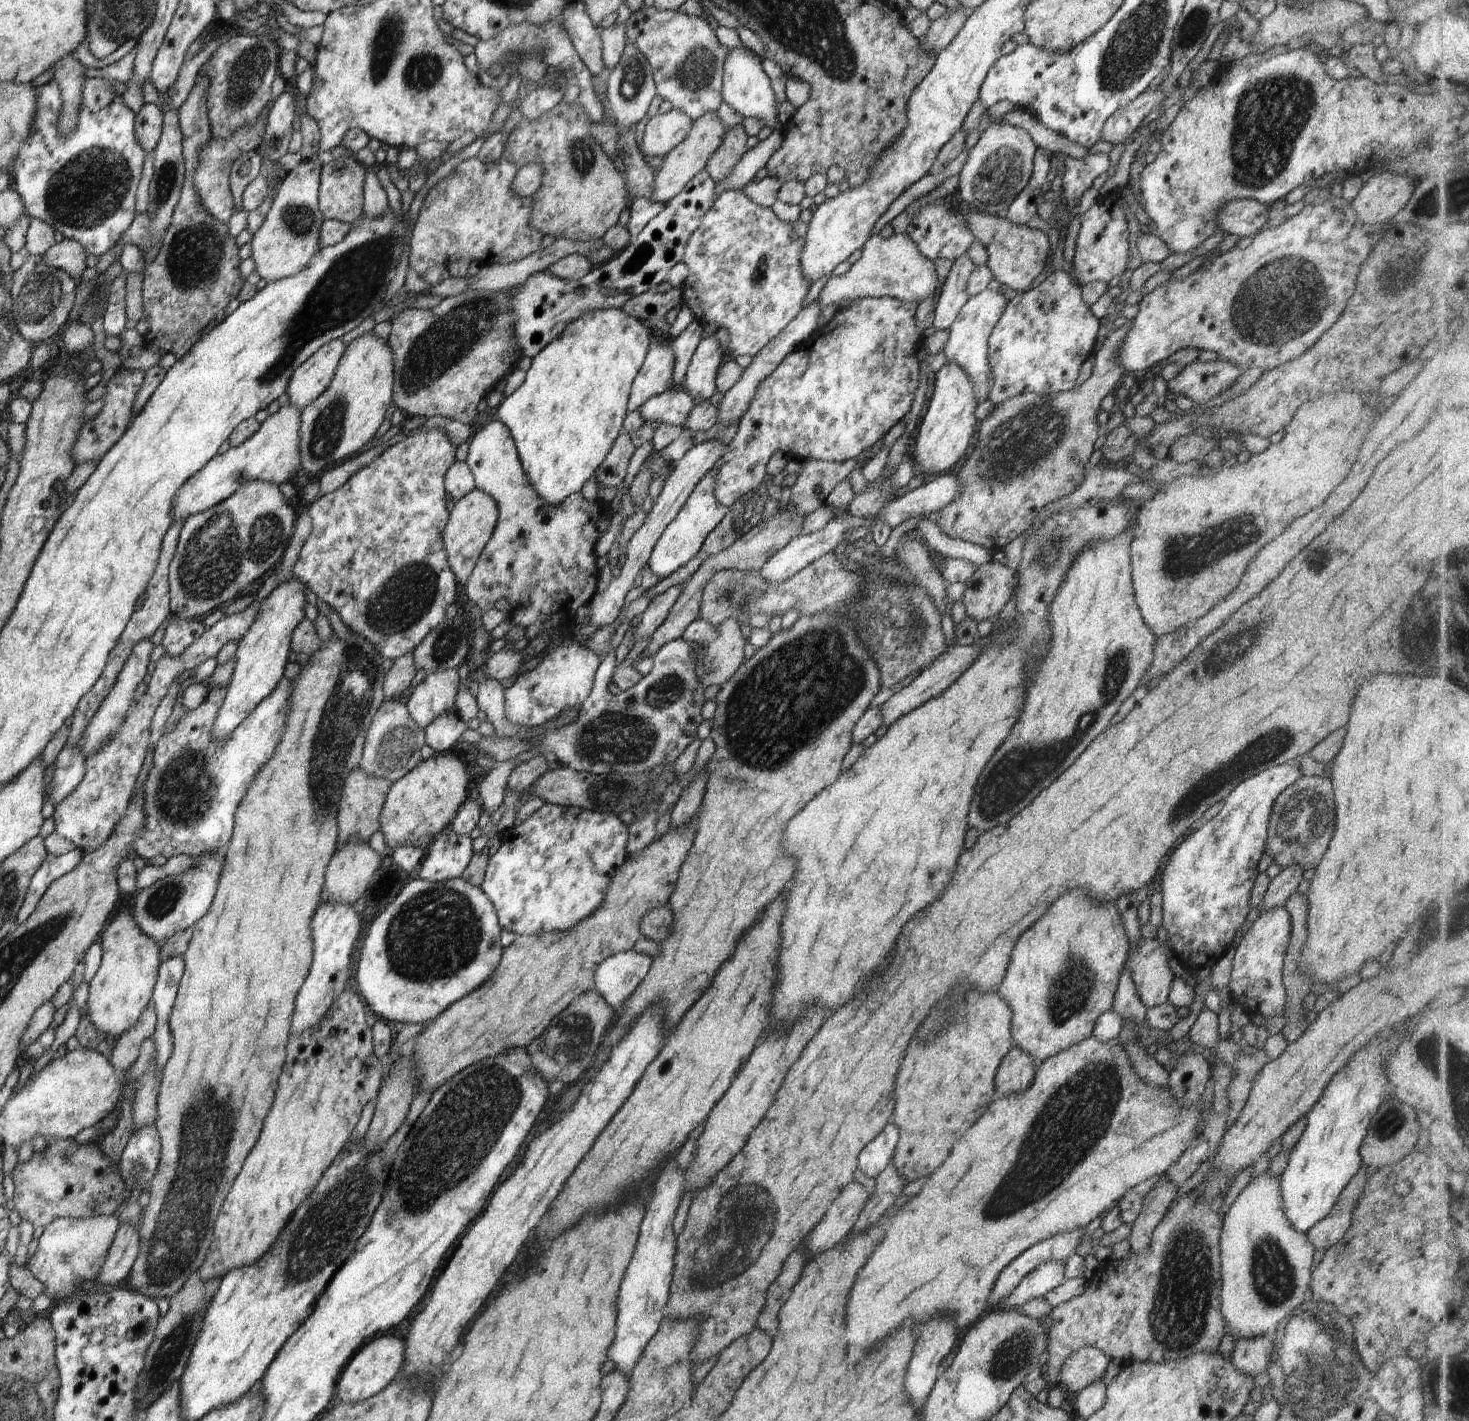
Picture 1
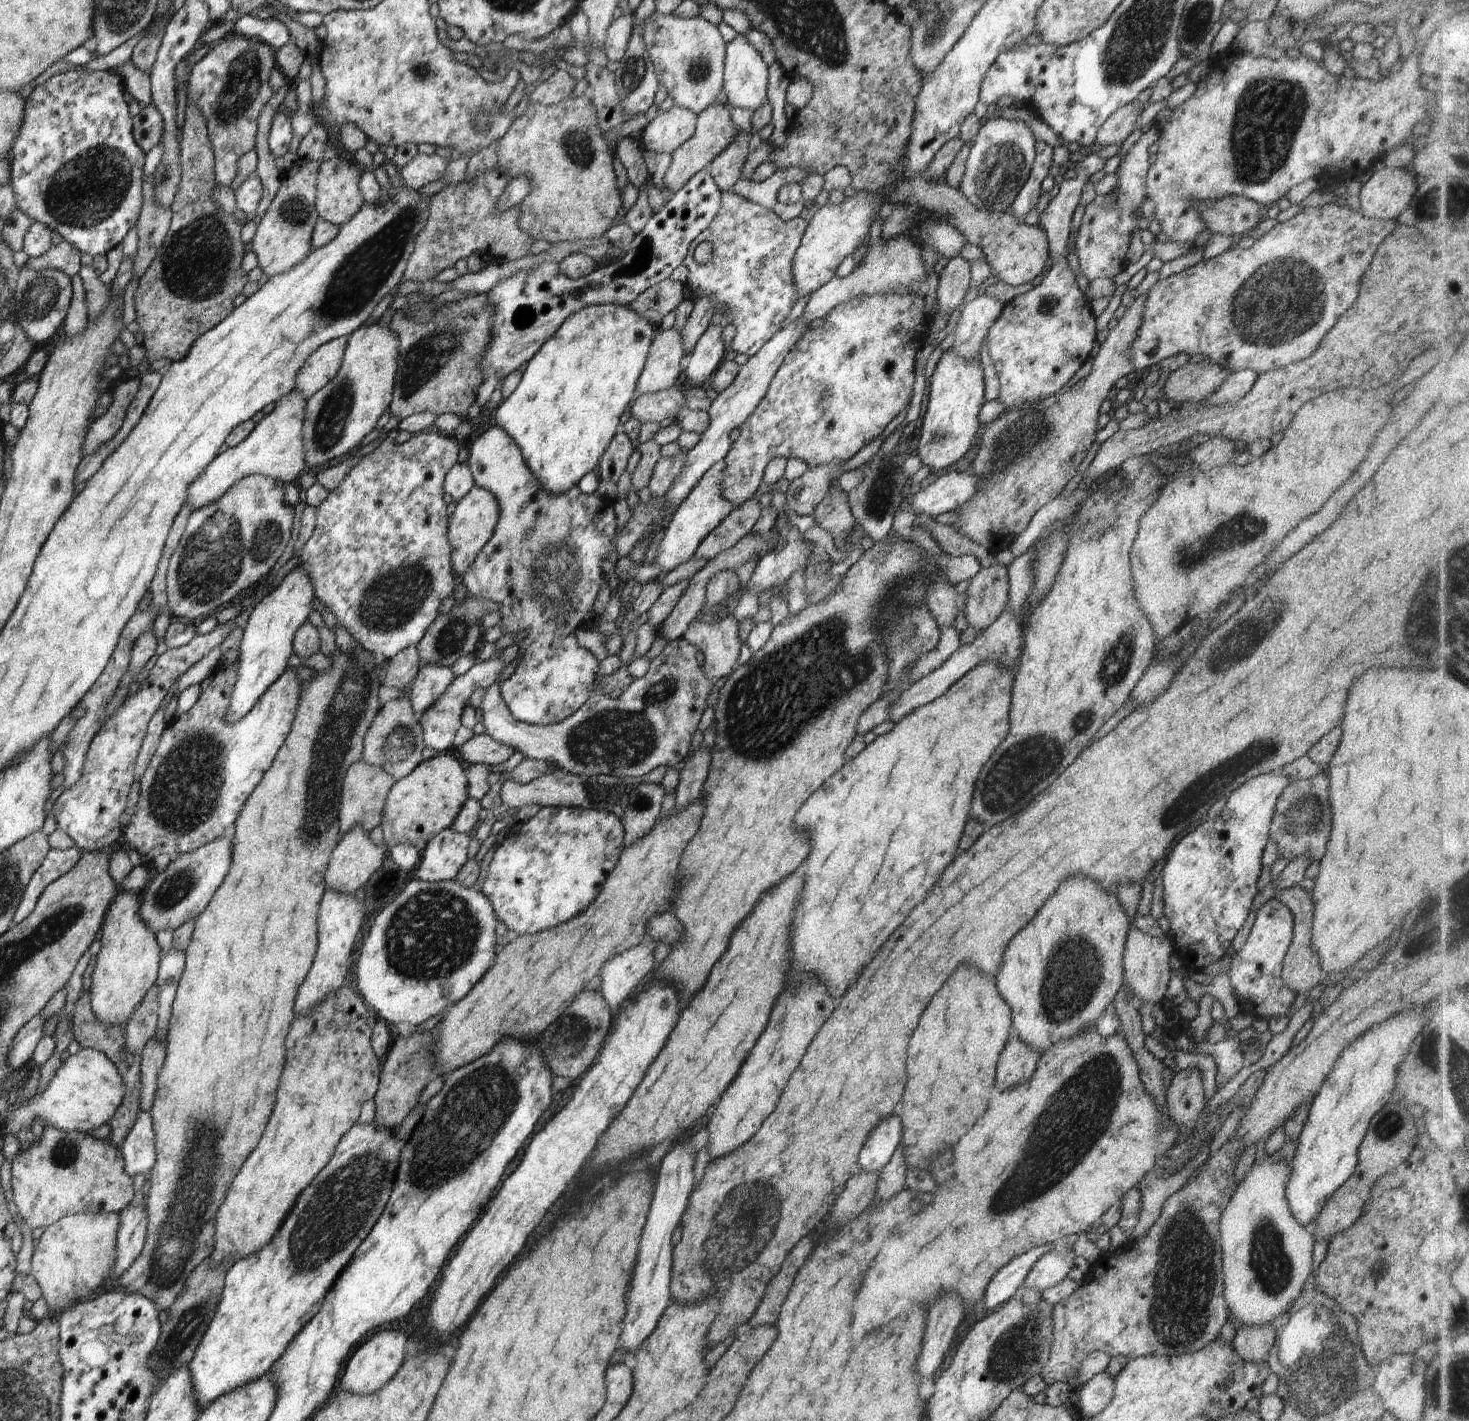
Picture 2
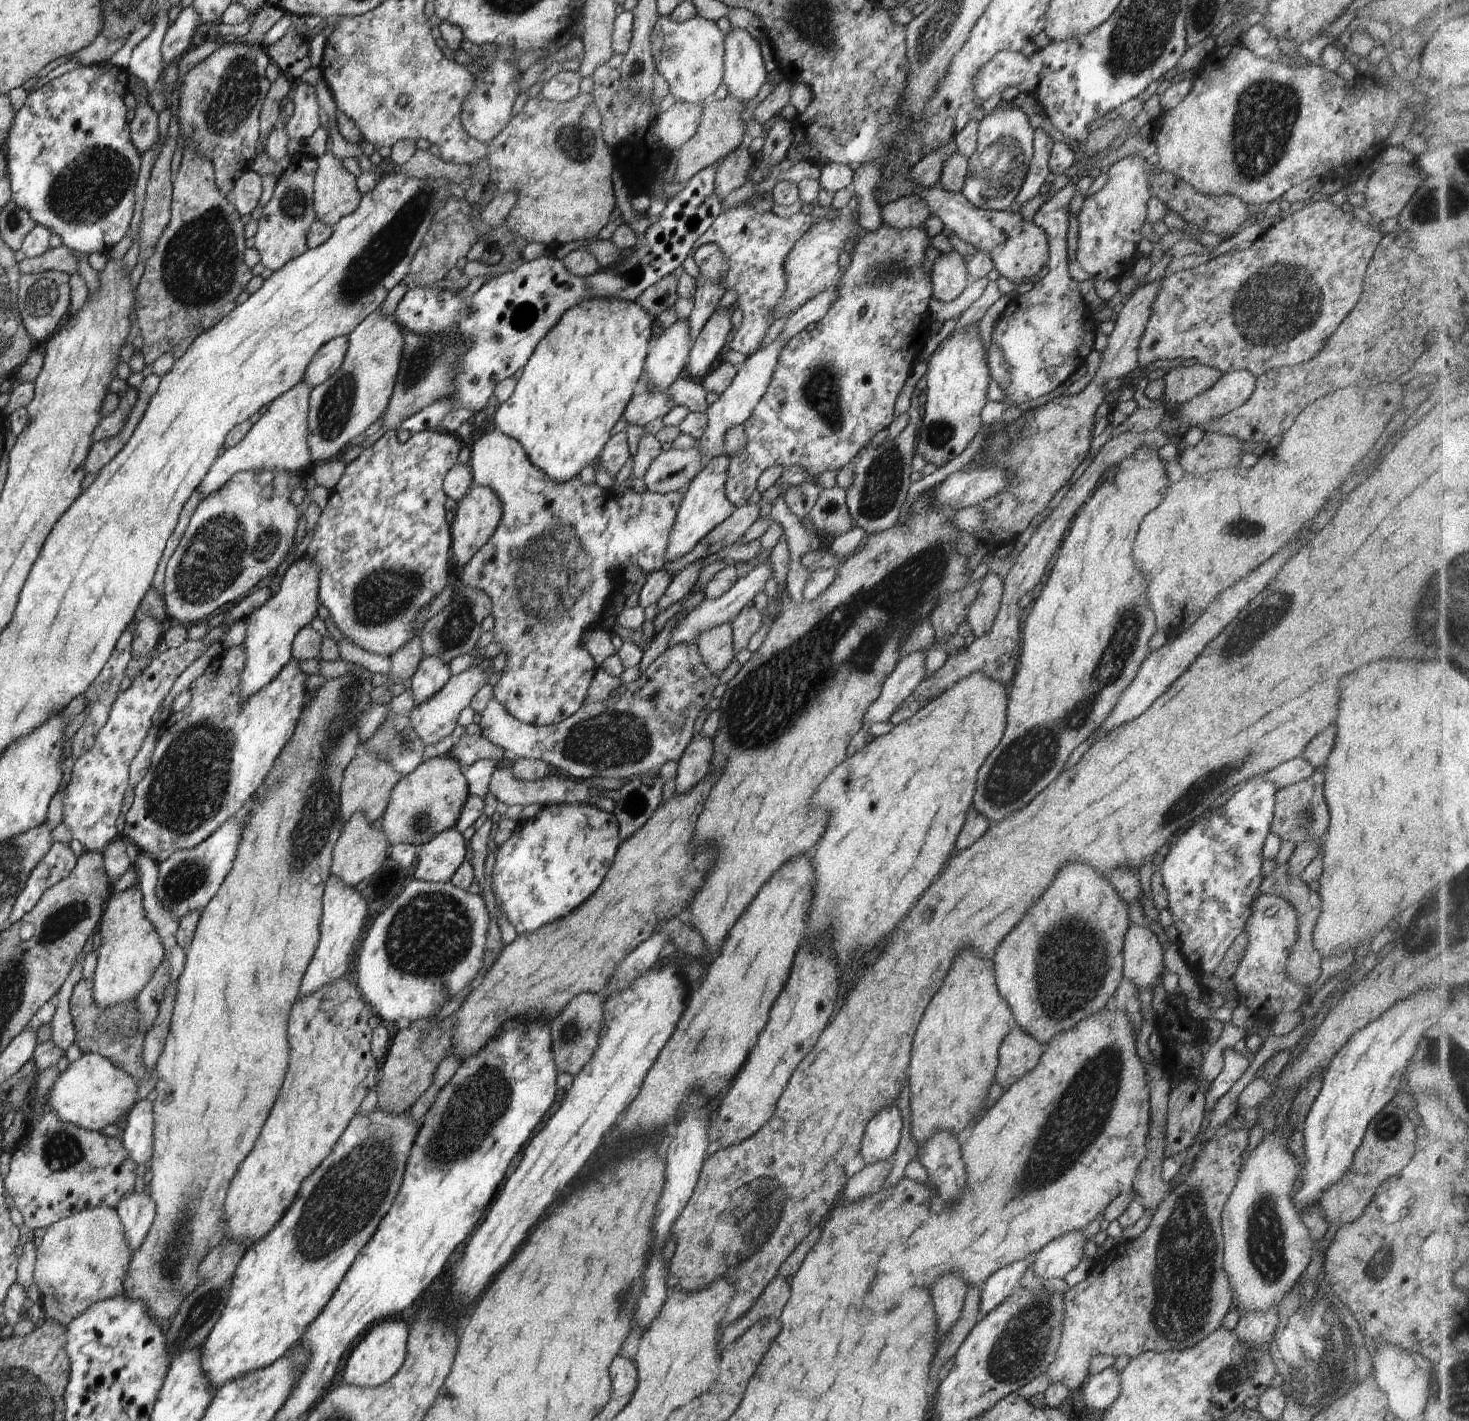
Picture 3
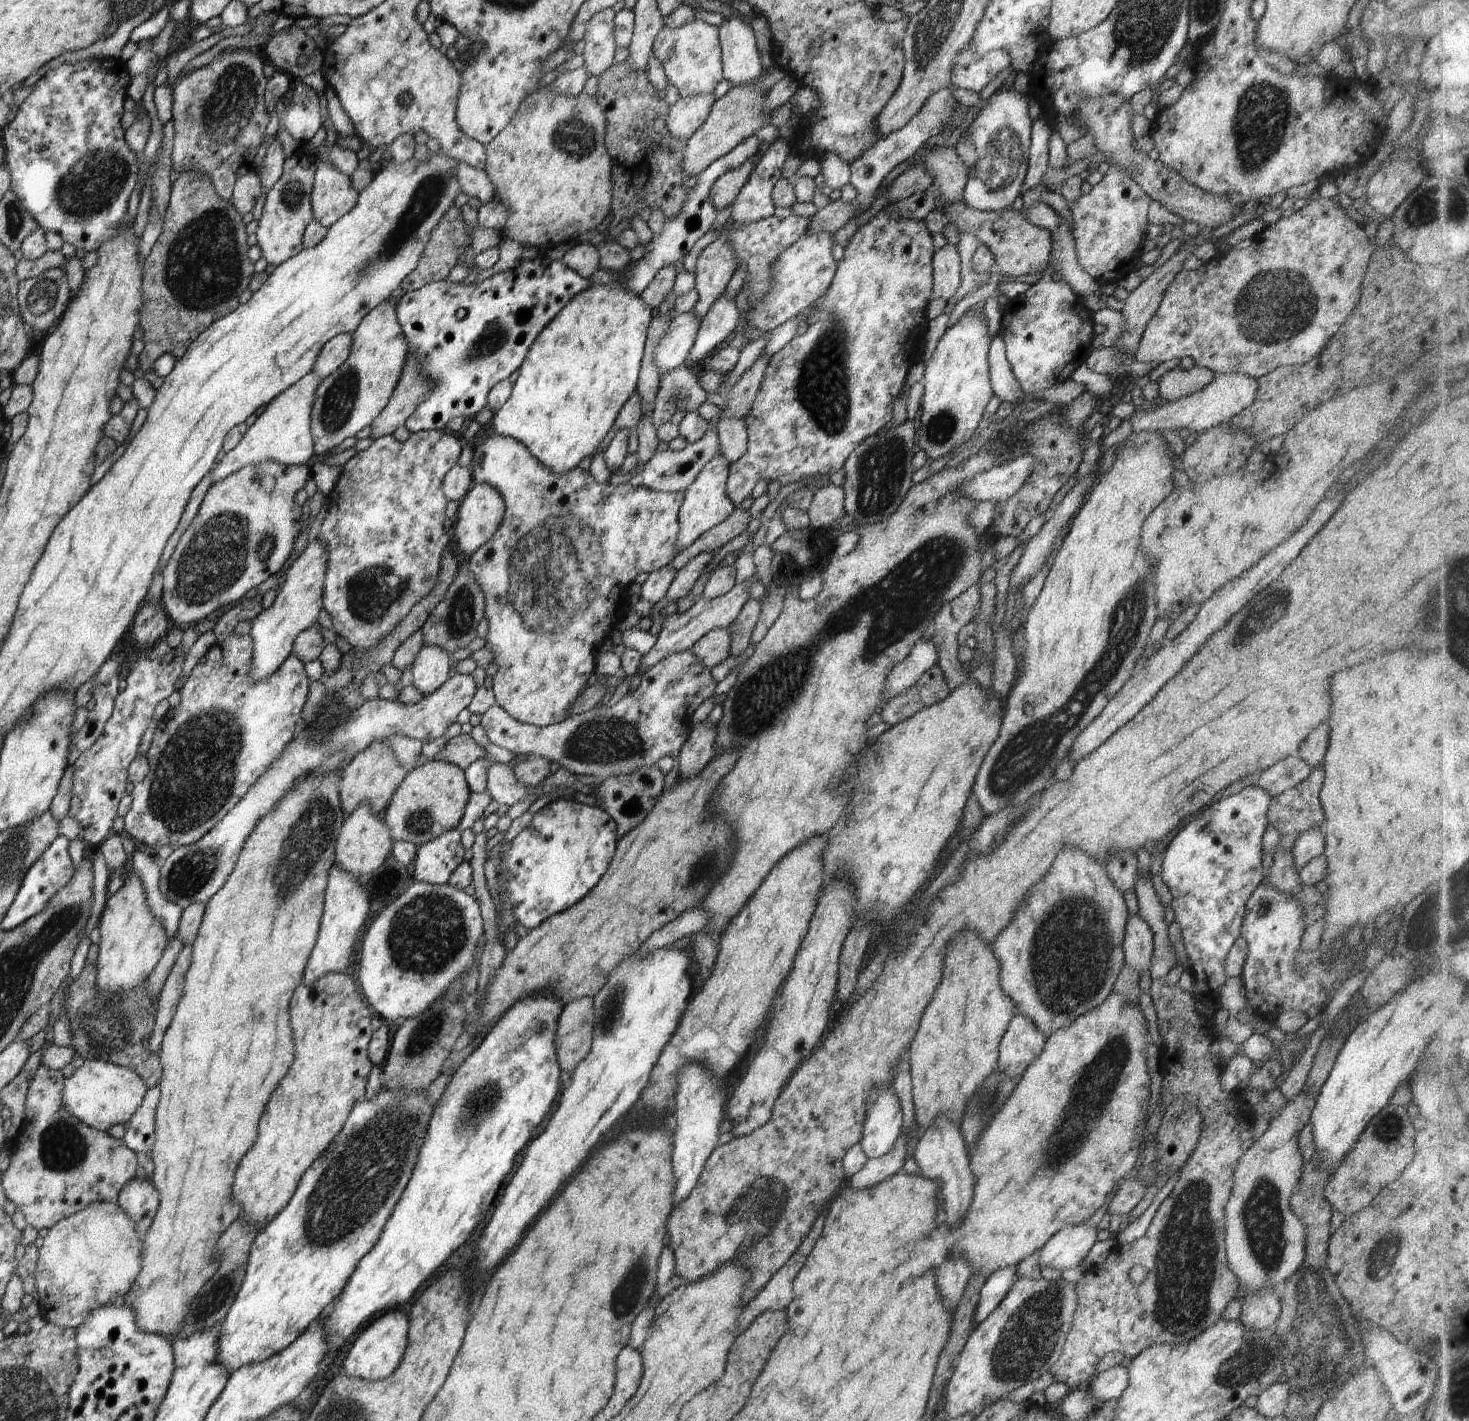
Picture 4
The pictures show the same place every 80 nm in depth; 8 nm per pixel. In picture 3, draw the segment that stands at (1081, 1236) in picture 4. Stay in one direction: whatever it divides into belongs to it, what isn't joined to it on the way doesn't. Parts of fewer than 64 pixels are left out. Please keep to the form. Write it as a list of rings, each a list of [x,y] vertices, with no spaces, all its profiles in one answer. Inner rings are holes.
[[[1082,1231],[1067,1232],[1051,1240],[1037,1253],[1033,1271],[1042,1279],[1063,1278],[1074,1270],[1085,1256],[1084,1245],[1089,1239]]]

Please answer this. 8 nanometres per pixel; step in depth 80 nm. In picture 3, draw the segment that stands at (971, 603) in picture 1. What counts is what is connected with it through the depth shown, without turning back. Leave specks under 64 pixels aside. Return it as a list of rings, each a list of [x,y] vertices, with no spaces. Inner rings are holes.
[[[991,571],[982,578],[981,584],[967,614],[974,638],[980,638],[991,631],[994,619],[999,613],[1004,588],[1002,579]]]

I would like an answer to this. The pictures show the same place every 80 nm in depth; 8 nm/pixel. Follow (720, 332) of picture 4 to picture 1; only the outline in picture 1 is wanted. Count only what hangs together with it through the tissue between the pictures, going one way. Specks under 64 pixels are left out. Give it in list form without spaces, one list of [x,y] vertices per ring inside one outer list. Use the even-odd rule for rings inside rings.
[[[715,335],[706,336],[696,347],[684,379],[684,386],[692,397],[708,401],[716,392],[716,377],[723,351]]]

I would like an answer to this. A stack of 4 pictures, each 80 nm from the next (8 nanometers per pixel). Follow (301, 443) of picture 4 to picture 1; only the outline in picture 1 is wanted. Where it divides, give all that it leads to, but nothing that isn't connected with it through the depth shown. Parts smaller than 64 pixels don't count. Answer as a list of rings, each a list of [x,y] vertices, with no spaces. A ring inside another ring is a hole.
[[[284,401],[278,412],[268,415],[260,428],[242,444],[230,447],[223,454],[217,454],[206,463],[206,466],[191,476],[176,495],[173,505],[173,522],[200,514],[225,498],[230,498],[246,481],[260,479],[277,485],[287,482],[294,474],[301,473],[299,453],[299,428],[301,412],[290,402]]]

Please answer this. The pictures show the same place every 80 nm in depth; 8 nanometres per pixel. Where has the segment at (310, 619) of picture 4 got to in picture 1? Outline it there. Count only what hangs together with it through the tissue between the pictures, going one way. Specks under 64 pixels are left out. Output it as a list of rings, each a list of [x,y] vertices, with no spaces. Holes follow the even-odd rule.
[[[292,576],[280,583],[257,608],[255,619],[242,636],[235,653],[235,667],[231,681],[226,686],[224,702],[221,703],[213,724],[213,737],[217,741],[228,738],[233,730],[276,688],[285,676],[291,636],[305,617],[307,583]]]

